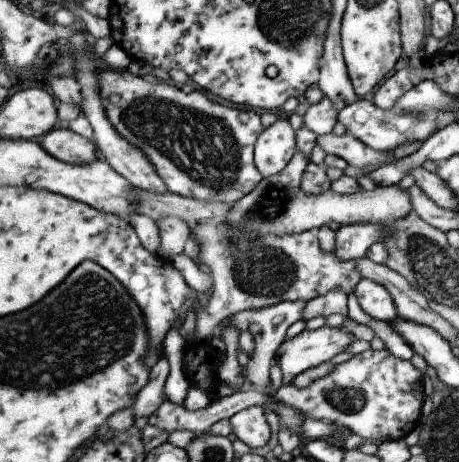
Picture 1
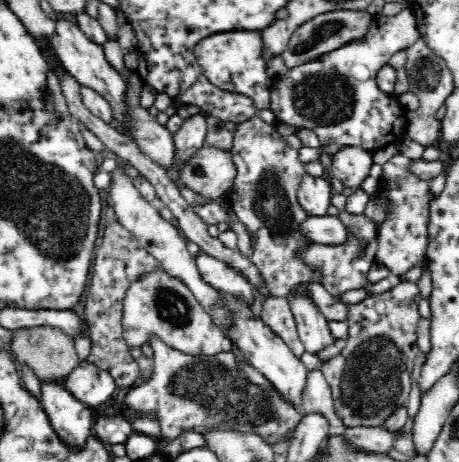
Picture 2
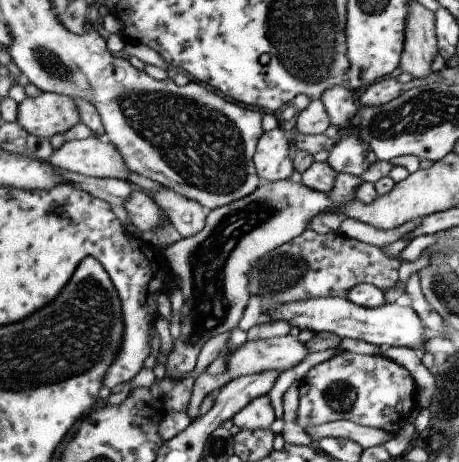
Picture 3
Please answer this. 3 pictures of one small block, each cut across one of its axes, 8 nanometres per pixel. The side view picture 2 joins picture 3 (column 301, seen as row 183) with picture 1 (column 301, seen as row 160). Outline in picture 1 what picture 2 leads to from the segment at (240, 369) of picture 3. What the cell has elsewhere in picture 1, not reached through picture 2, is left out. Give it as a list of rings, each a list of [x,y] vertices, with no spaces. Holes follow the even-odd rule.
[[[323,326],[319,330],[305,330],[295,338],[289,338],[279,348],[279,368],[287,380],[295,380],[299,374],[327,364],[333,356],[343,354],[345,348],[355,342],[343,326]]]

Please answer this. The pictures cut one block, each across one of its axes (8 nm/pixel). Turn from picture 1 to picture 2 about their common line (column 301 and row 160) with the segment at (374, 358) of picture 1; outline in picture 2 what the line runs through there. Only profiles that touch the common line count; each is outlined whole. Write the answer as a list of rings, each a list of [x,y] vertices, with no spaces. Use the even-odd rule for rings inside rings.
[[[396,154],[386,164],[382,164],[382,178],[380,178],[380,192],[386,192],[386,196],[392,200],[392,214],[388,220],[378,226],[378,262],[384,264],[392,274],[394,280],[398,276],[410,272],[416,266],[426,264],[426,222],[428,222],[428,206],[434,194],[430,192],[428,184],[424,180],[418,180],[408,172],[412,160],[408,160],[404,154]]]

